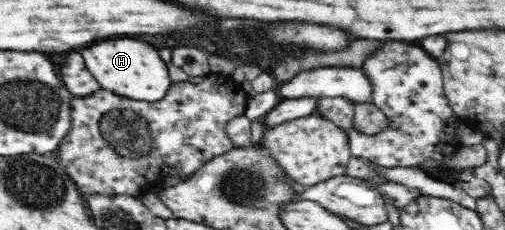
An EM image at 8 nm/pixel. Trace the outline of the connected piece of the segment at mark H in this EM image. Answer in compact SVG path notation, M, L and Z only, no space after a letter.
M114 39L80 49L80 53L84 55L86 67L100 81L100 85L124 97L155 102L162 99L173 84L169 77L168 65L158 55L158 49L152 47L150 43L136 39Z

